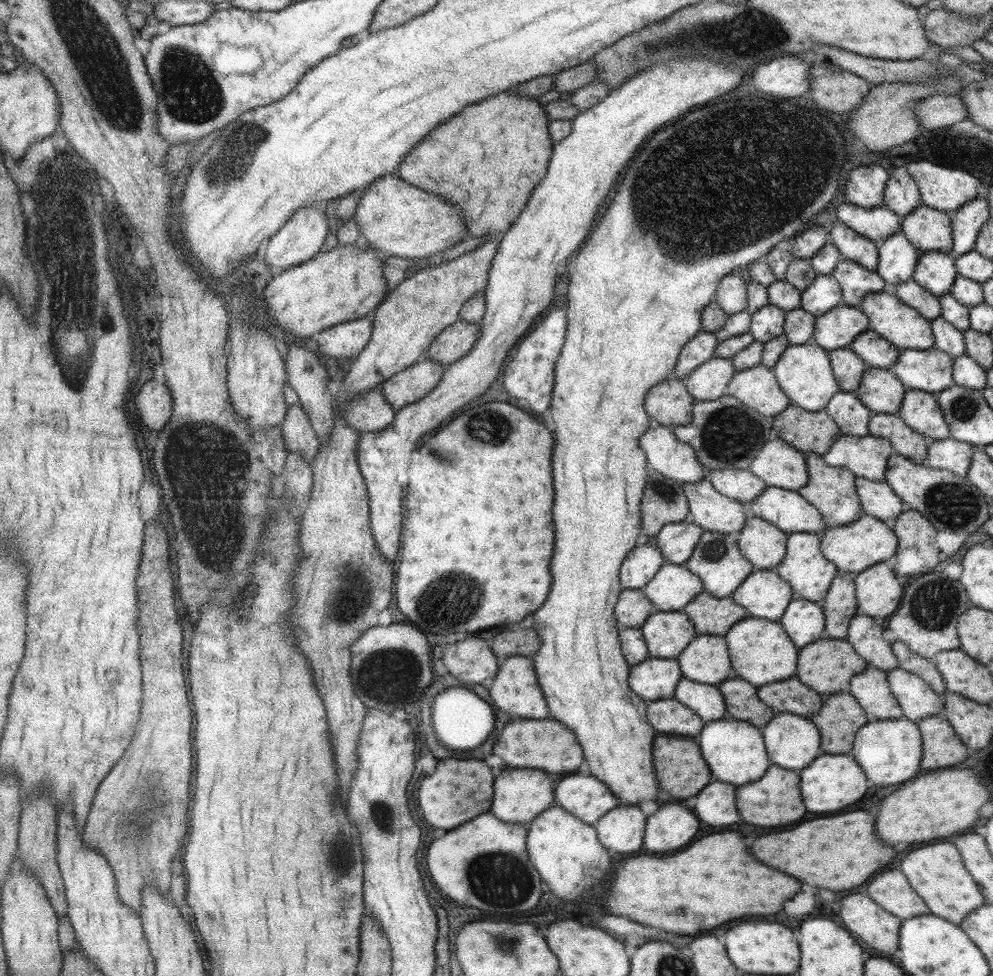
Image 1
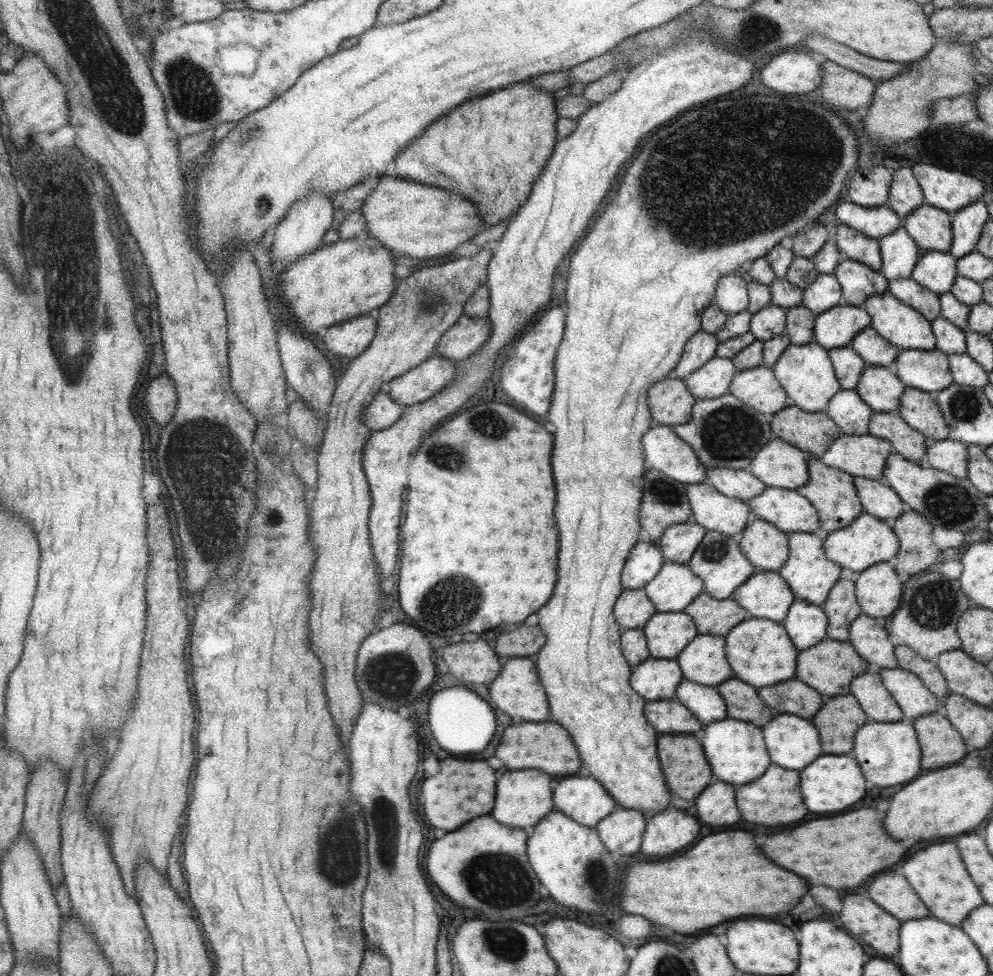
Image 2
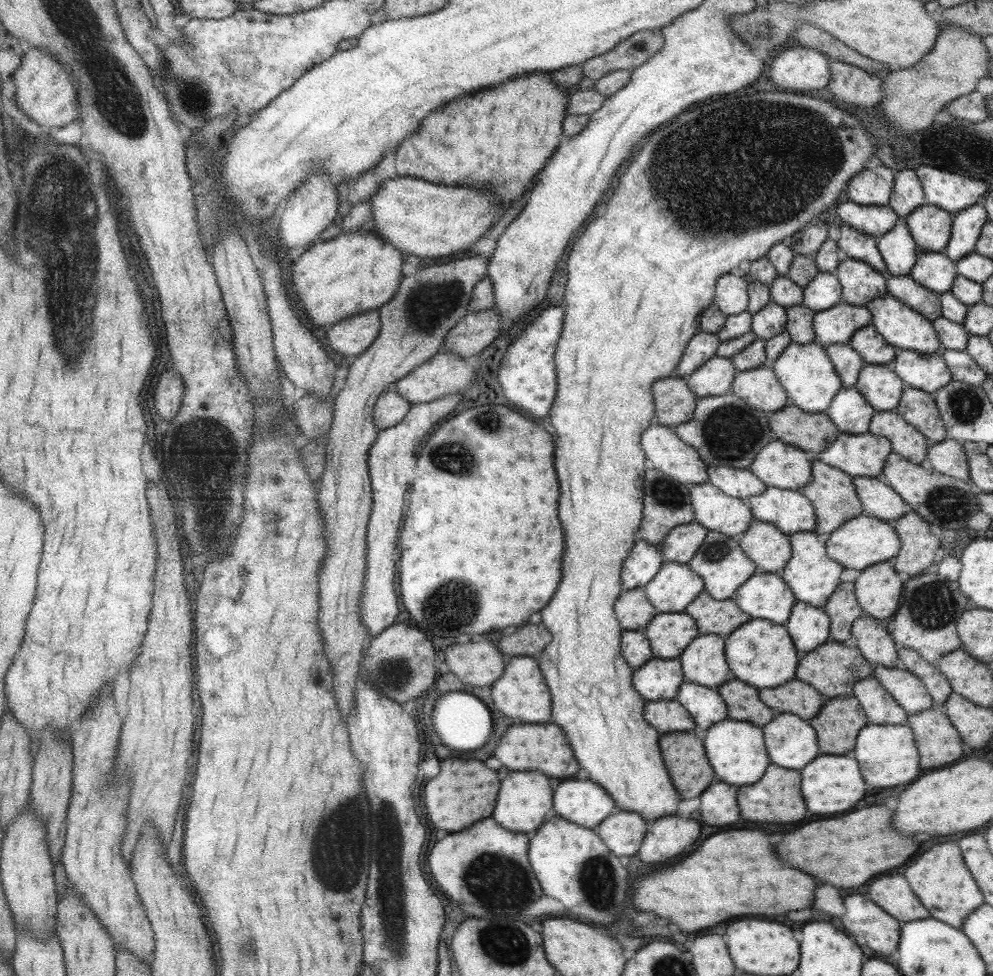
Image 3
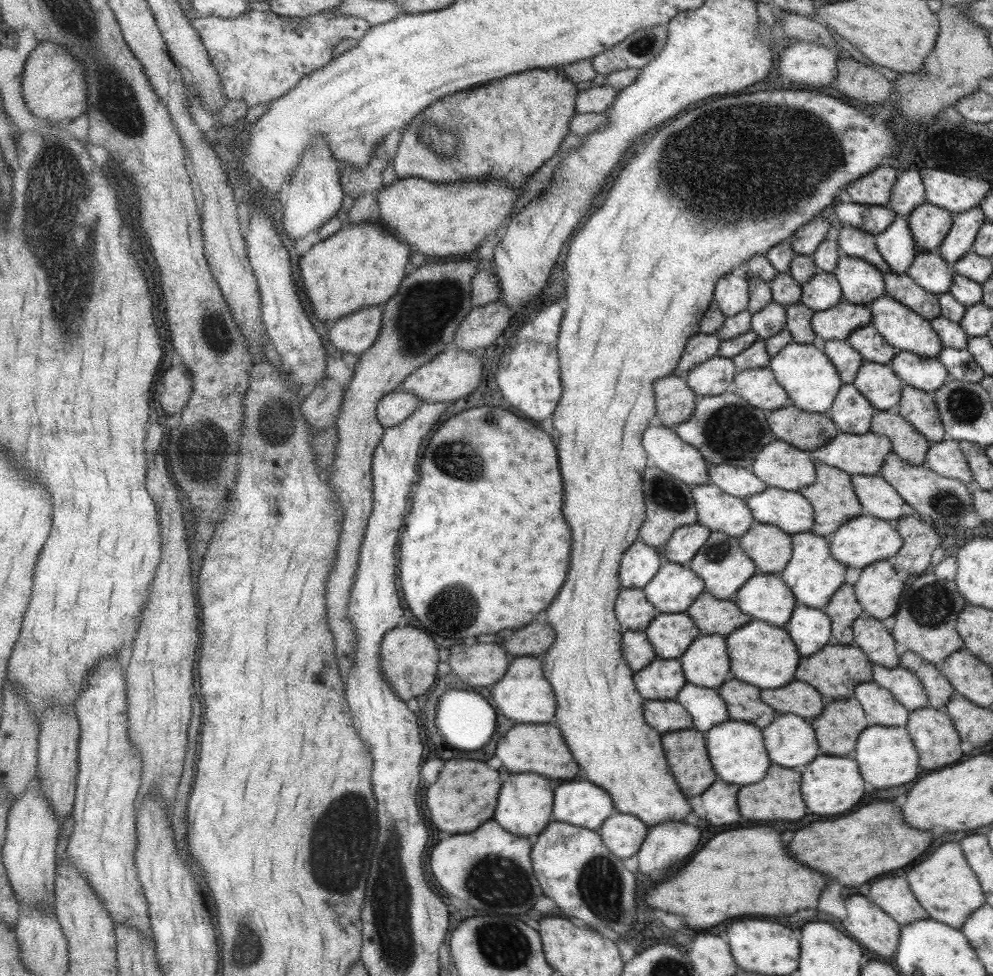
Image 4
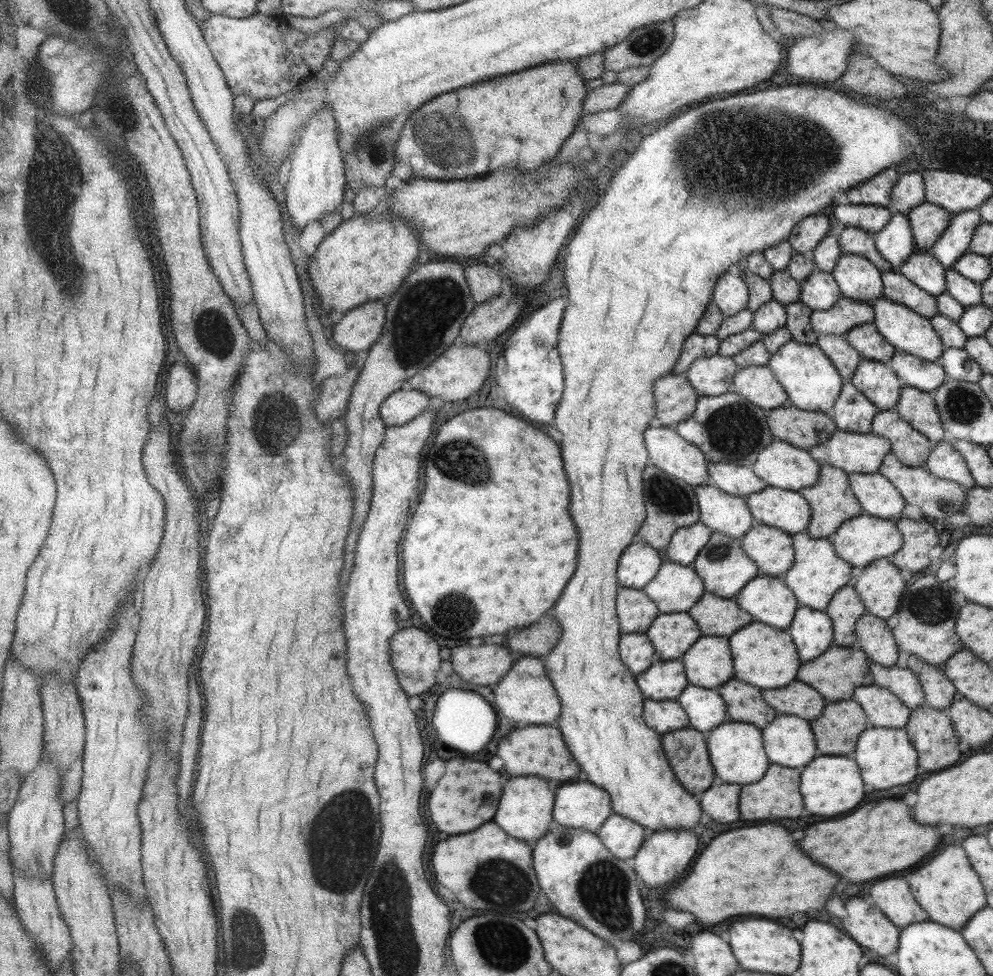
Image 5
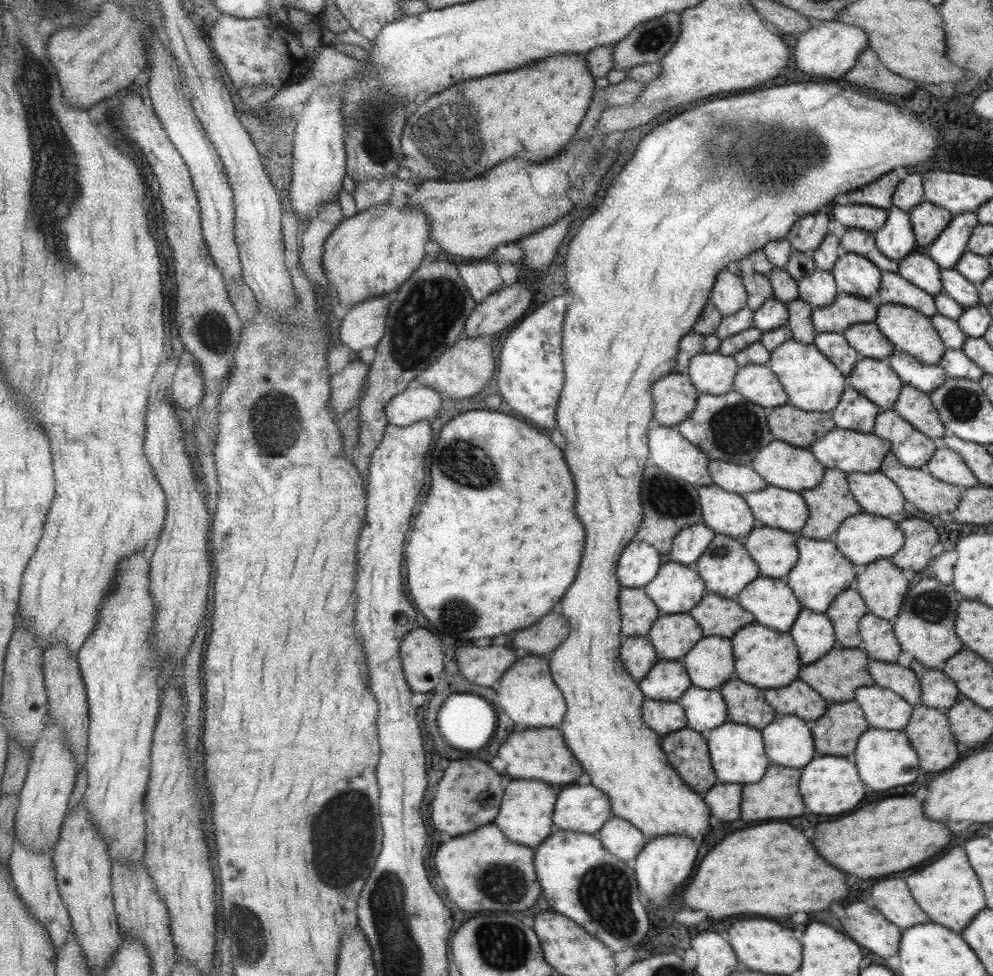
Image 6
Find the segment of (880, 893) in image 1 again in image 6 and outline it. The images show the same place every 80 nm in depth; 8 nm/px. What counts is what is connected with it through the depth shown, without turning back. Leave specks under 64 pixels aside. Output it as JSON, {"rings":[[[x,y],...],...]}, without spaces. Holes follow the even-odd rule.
{"rings":[[[889,878],[877,882],[871,888],[871,900],[875,908],[897,928],[909,928],[913,924],[925,924],[929,918],[913,902],[905,882],[901,878]]]}

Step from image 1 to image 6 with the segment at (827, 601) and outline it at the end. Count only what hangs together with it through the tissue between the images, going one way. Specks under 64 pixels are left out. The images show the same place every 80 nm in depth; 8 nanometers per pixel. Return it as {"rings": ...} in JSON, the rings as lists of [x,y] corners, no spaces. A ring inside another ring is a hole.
{"rings":[[[855,589],[841,591],[824,612],[834,628],[833,648],[855,648],[861,642],[858,621],[867,612],[861,595]]]}

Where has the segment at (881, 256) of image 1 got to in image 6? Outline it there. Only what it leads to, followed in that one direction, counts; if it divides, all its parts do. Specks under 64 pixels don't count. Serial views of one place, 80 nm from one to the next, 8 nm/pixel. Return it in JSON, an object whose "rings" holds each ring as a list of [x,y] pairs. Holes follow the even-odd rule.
{"rings":[[[892,206],[887,211],[885,224],[873,235],[877,250],[895,262],[911,253],[916,246],[909,215],[897,207]]]}

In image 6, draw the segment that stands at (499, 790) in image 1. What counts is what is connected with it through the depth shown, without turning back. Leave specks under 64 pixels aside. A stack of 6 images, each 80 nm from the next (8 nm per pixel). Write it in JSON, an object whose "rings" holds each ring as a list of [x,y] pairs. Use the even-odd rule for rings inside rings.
{"rings":[[[511,780],[505,788],[499,814],[495,816],[493,824],[505,834],[511,842],[522,844],[529,848],[538,844],[551,834],[553,807],[556,794],[549,788],[549,784],[541,780]]]}

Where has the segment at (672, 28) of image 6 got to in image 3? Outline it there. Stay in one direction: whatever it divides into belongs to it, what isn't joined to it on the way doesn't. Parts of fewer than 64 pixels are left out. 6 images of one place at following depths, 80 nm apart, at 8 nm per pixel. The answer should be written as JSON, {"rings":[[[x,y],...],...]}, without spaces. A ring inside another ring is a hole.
{"rings":[[[660,29],[634,32],[611,50],[582,62],[582,76],[596,81],[614,70],[631,70],[653,56],[661,48],[663,41]]]}

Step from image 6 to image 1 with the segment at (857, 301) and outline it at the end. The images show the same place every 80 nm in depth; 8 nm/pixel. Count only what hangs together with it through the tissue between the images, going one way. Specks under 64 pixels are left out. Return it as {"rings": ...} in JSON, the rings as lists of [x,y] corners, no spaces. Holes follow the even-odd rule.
{"rings":[[[839,304],[814,320],[814,342],[829,352],[848,348],[855,337],[868,329],[868,318],[858,307]]]}

